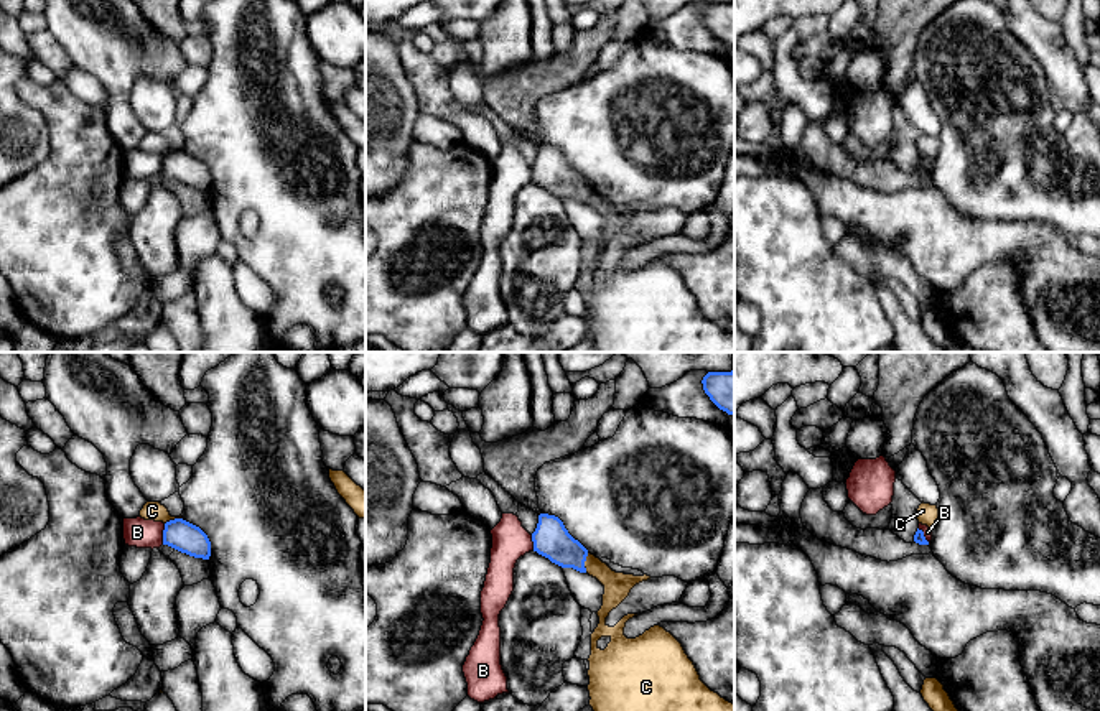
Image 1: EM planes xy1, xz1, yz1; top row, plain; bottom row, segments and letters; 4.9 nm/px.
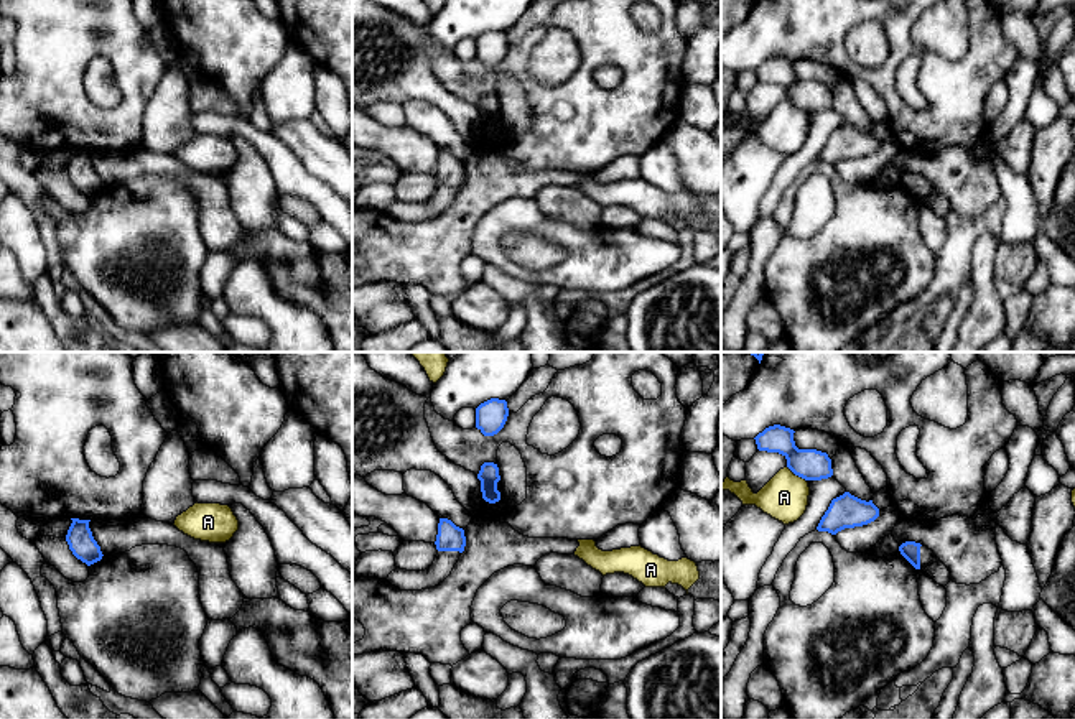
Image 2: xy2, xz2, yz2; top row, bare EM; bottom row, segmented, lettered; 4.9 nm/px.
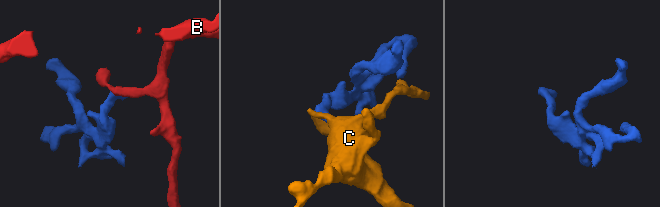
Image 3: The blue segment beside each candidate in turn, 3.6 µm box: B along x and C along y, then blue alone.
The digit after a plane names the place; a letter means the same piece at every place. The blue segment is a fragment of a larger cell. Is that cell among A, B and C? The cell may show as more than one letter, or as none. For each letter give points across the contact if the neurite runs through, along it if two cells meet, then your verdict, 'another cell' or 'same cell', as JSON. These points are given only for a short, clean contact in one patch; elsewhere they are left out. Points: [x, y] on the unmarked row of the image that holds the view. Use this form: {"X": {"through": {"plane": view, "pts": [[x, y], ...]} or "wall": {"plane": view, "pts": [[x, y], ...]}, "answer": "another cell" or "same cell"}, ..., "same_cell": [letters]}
{"A": {"answer": "another cell"}, "B": {"answer": "another cell"}, "C": {"wall": {"plane": "xz1", "pts": [[588, 185], [585, 203]]}, "answer": "another cell"}, "same_cell": []}

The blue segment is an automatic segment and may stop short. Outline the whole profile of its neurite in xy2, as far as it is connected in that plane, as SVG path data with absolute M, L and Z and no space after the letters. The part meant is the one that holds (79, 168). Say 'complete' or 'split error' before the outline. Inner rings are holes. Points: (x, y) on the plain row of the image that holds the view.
complete; M79 150L71 151L72 155L67 161L66 173L72 186L87 197L100 193L104 186L89 160L91 151L79 151Z

